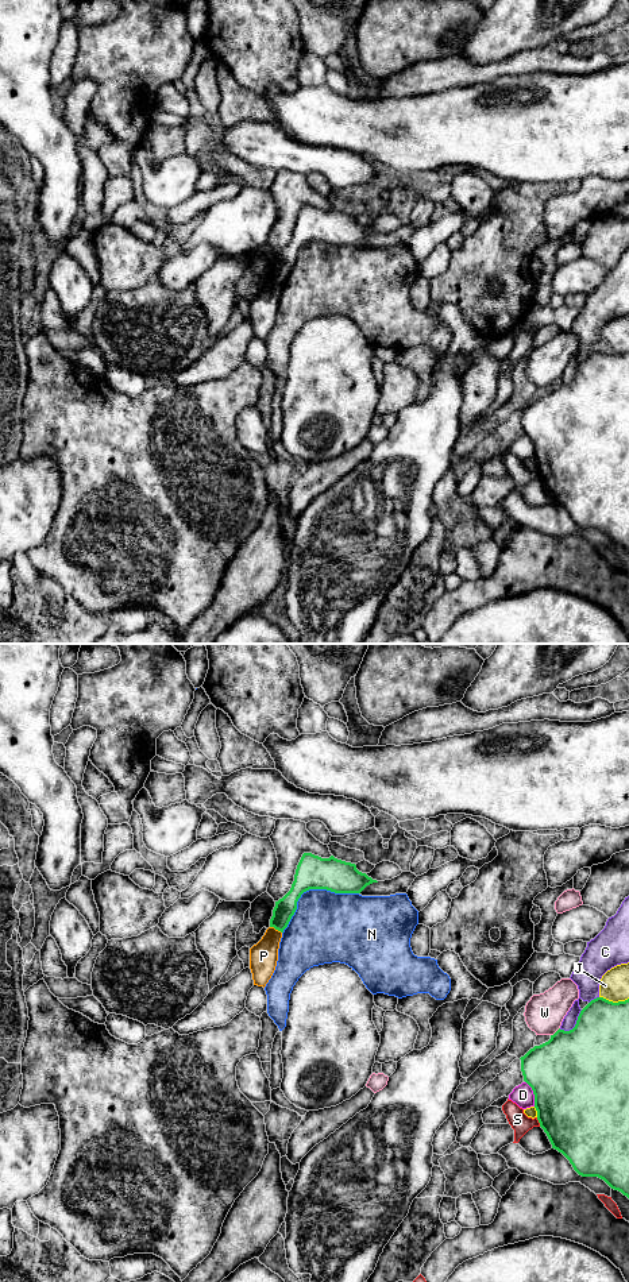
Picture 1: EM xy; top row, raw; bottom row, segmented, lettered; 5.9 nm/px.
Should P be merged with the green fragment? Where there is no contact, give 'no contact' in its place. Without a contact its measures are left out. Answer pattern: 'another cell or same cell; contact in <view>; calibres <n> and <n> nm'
another cell; contact in xy; calibres 120 and 170 nm

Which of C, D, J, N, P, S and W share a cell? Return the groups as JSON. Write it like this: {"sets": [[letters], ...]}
{"sets": [["C"], ["D"], ["J"], ["N"], ["P"], ["S"], ["W"]]}

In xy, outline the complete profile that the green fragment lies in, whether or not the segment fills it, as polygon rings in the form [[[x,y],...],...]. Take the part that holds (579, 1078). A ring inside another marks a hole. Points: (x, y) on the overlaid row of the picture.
[[[629,999],[613,1003],[591,1000],[572,1030],[557,1030],[551,1039],[530,1049],[521,1059],[524,1081],[535,1094],[540,1127],[552,1148],[562,1152],[582,1177],[598,1177],[629,1198]]]

